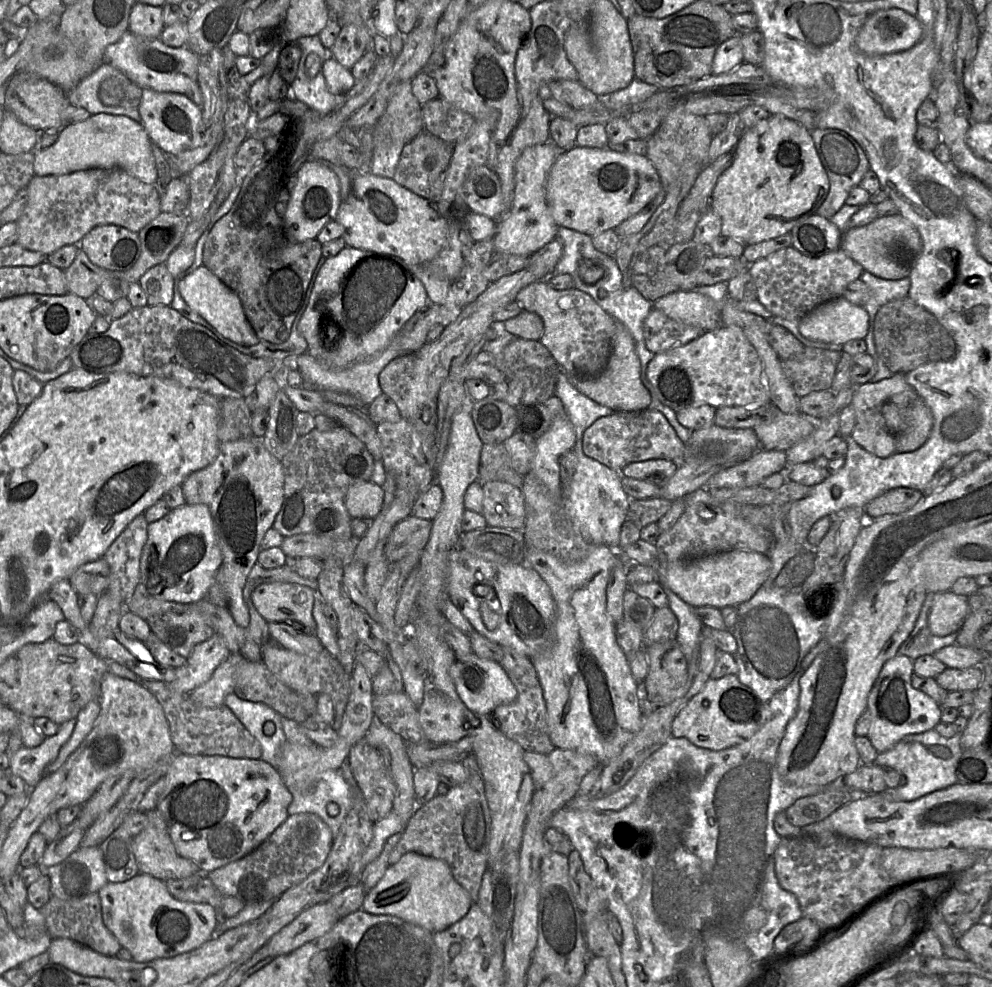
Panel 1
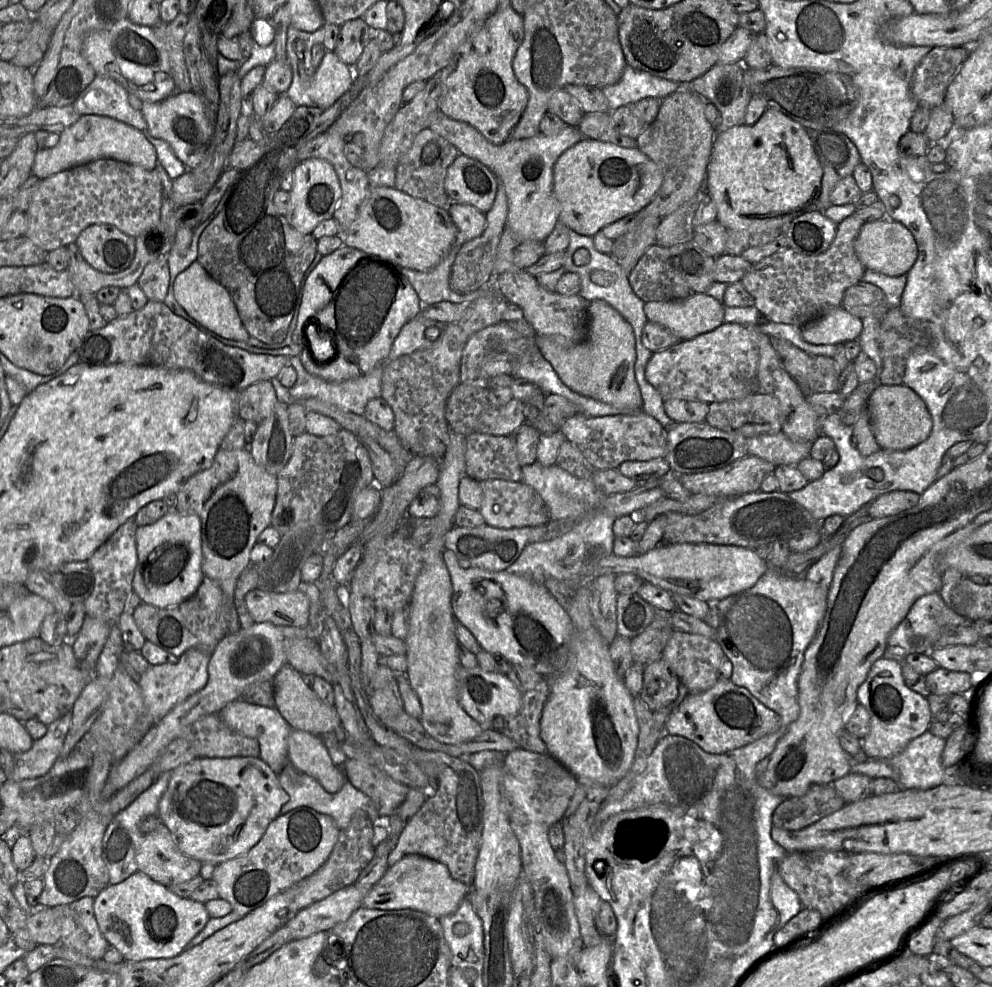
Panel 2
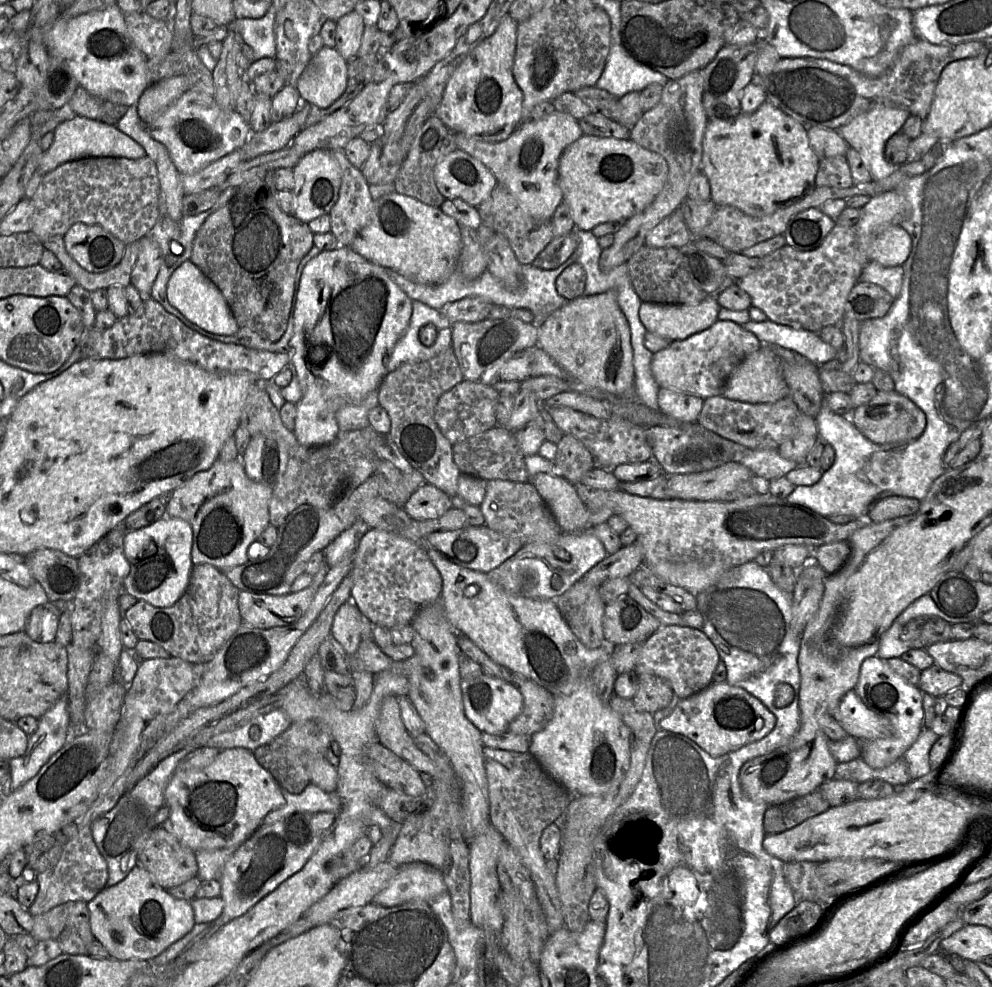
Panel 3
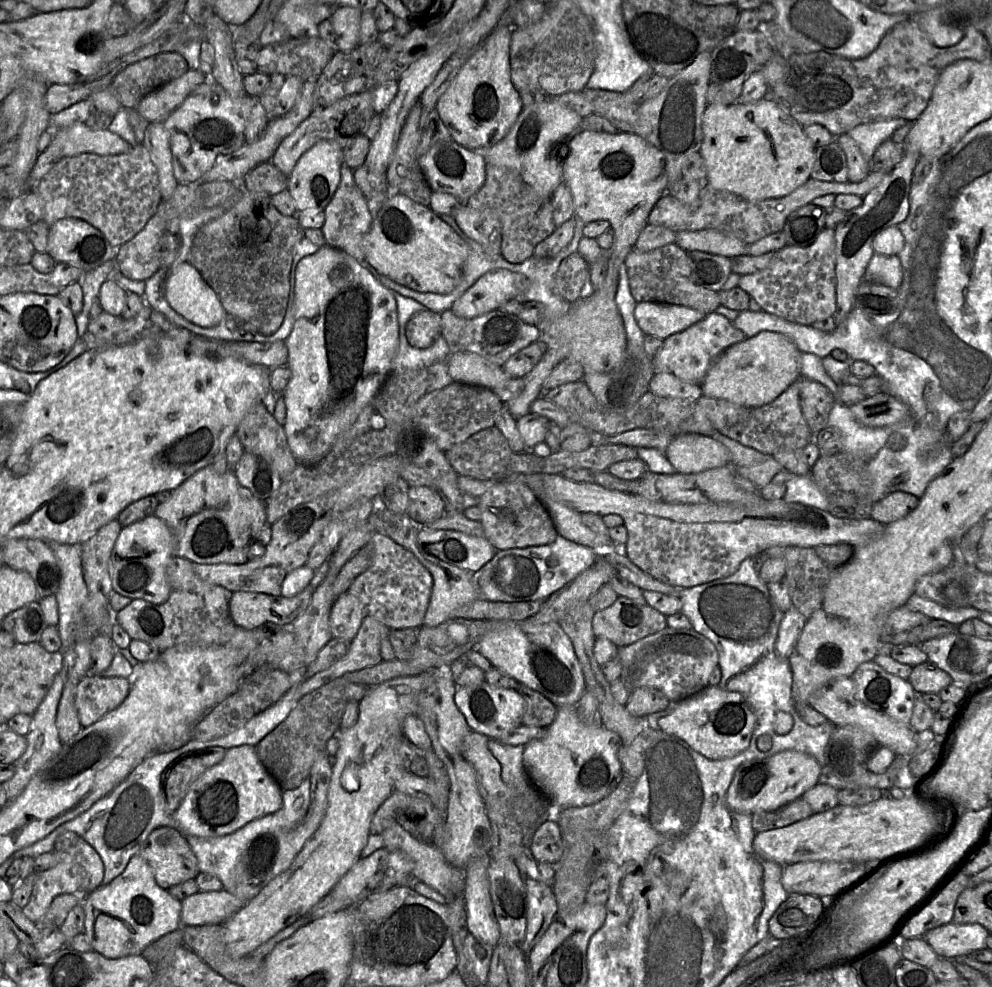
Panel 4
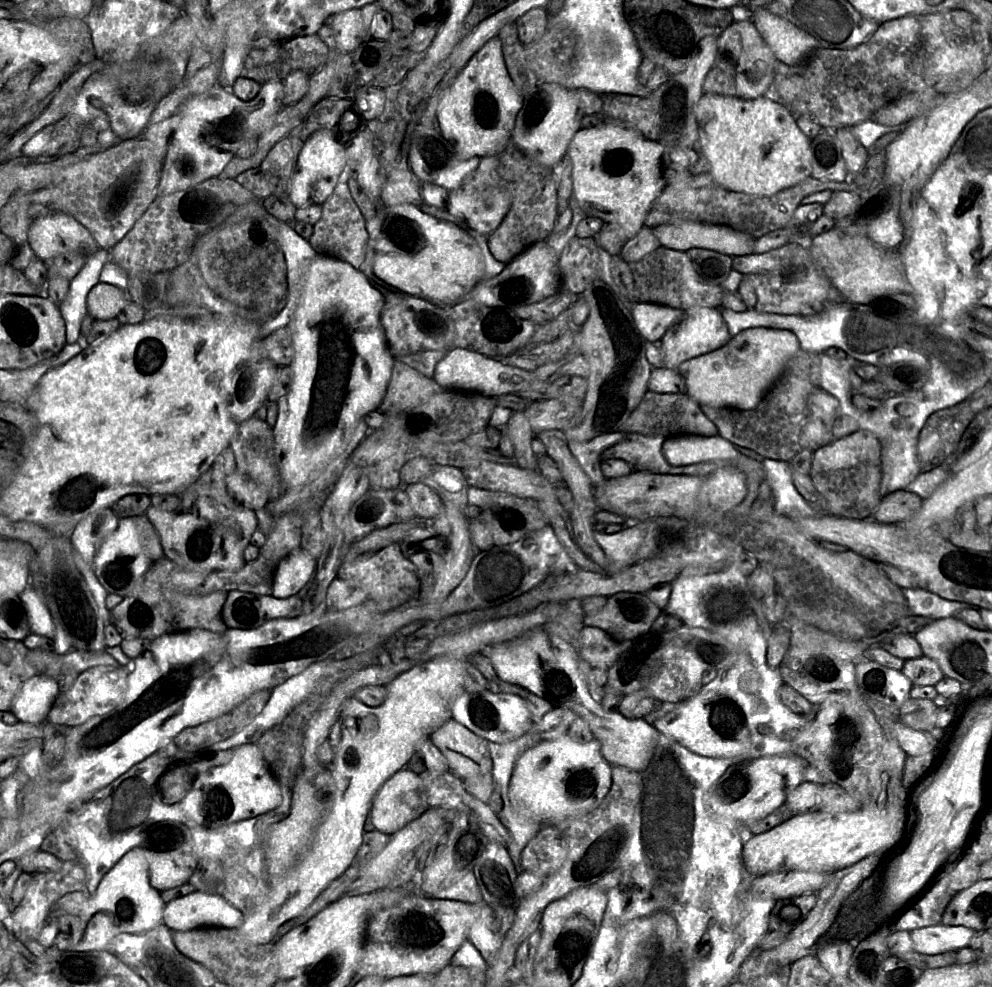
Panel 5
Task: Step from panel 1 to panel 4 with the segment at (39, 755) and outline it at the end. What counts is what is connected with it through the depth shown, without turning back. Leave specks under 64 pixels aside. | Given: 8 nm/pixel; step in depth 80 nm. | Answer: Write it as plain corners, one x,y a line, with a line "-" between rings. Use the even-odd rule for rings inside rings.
59,673
51,685
44,700
32,715
32,722
30,731
25,736
27,747
25,752
14,763
14,775
6,782
6,796
8,803
16,799
25,789
32,777
49,761
51,761
62,749
62,742
60,741
58,730
56,727
57,710
63,694
64,681

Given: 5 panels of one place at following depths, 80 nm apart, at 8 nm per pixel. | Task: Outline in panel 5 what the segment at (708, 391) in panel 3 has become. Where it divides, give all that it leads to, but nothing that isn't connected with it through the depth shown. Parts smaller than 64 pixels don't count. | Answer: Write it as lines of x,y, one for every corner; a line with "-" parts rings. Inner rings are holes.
694,308
676,324
671,326
661,341
663,343
664,368
678,371
679,366
687,360
716,350
731,340
728,327
721,313
716,308

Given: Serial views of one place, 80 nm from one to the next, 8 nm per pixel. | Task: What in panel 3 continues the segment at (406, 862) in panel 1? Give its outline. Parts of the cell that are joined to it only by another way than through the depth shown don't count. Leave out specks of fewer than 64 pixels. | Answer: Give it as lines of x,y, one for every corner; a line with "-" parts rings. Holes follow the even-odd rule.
411,862
399,866
389,884
372,901
392,907
415,900
430,902
443,893
447,893
447,887
439,869
425,862

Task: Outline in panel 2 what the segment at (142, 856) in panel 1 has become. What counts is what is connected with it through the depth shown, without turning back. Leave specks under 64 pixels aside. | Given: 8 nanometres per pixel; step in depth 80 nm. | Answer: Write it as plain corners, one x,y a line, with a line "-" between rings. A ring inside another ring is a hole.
163,823
144,834
136,853
136,863
139,871
166,887
196,877
202,865
179,849

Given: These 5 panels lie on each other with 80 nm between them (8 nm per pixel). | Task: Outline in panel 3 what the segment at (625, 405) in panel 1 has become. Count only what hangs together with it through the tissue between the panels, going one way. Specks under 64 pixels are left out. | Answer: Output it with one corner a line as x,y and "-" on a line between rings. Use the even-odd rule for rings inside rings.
615,290
580,296
566,302
539,326
538,346
562,367
572,380
610,395
635,398
631,331
617,303

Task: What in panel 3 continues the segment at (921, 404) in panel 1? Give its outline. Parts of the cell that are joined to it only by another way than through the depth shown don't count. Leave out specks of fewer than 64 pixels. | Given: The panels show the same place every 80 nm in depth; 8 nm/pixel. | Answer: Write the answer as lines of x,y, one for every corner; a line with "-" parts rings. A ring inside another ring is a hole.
877,391
866,404
852,410
850,419
871,442
882,445
905,445
924,432
927,418
924,411
908,397
895,391

